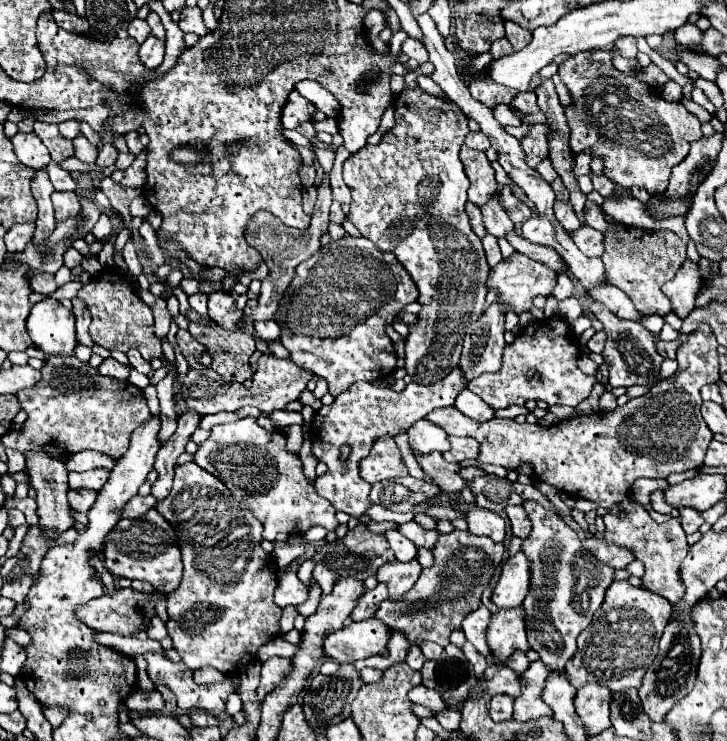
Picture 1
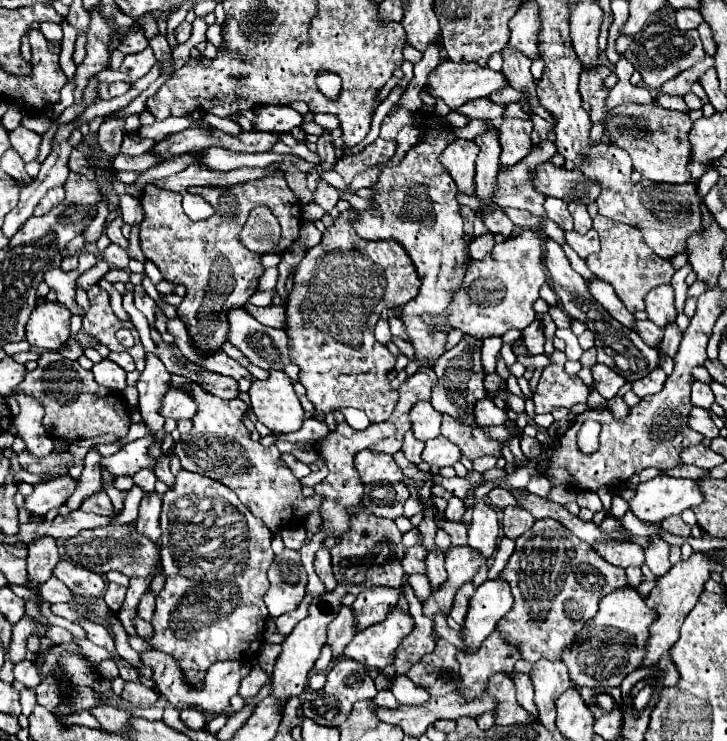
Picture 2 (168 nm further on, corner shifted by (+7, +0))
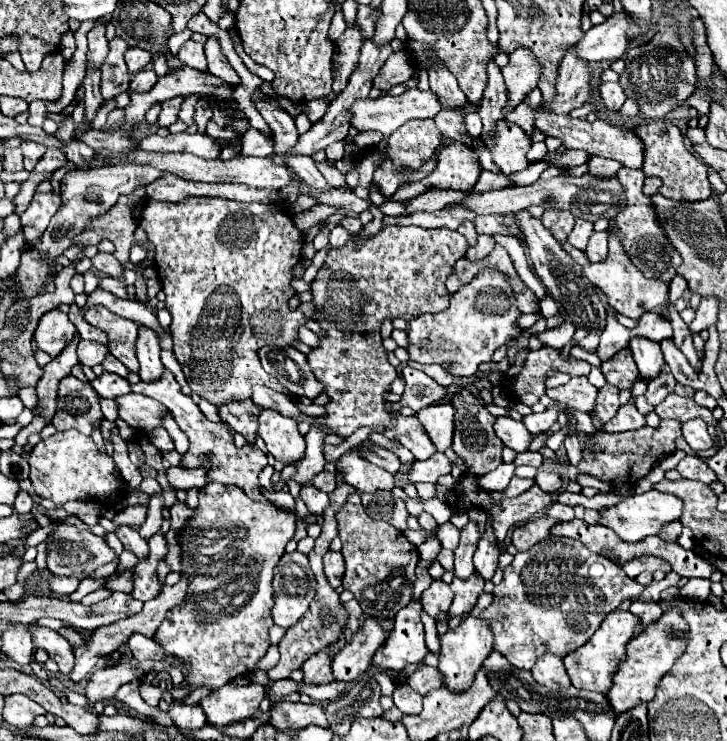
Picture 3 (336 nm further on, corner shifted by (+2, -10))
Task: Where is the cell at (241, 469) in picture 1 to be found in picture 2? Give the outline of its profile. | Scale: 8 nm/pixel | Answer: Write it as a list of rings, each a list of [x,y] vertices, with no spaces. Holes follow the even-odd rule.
[[[178,374],[170,376],[168,386],[186,388],[186,392],[198,406],[192,418],[192,430],[188,434],[182,434],[176,446],[172,446],[172,452],[180,458],[184,470],[216,478],[218,482],[234,490],[238,498],[252,510],[252,514],[262,518],[272,532],[302,522],[310,512],[318,510],[320,498],[306,498],[302,494],[302,484],[292,474],[292,470],[276,464],[280,458],[278,448],[264,448],[260,442],[250,440],[250,430],[242,424],[242,400],[220,400],[216,396],[210,396],[198,384]]]

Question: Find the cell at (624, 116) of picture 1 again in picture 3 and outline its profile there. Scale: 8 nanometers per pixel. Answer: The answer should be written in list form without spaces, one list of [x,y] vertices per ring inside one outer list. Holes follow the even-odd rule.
[[[659,120],[653,124],[645,124],[645,126],[639,126],[635,134],[643,140],[643,146],[645,146],[645,152],[643,152],[645,160],[643,160],[641,170],[649,178],[659,176],[663,182],[663,186],[659,188],[659,194],[673,200],[687,200],[687,202],[705,200],[711,196],[711,184],[707,180],[707,166],[703,164],[703,160],[697,160],[697,156],[687,150],[685,136],[673,122]]]

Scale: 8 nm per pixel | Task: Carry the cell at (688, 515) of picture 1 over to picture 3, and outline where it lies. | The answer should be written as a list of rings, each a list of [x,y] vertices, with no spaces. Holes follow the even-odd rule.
[[[677,520],[677,522],[673,522],[673,524],[667,524],[661,532],[659,532],[659,538],[661,540],[667,540],[667,542],[675,542],[677,538],[679,538],[679,534],[681,534],[681,528],[683,528],[683,524]]]

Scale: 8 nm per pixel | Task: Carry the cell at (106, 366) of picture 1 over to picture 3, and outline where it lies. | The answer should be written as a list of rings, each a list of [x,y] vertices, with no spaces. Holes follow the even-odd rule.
[[[103,372],[101,376],[97,376],[91,382],[91,386],[97,390],[97,394],[101,398],[109,398],[109,400],[115,400],[115,396],[123,396],[123,394],[131,392],[127,378],[121,378],[121,376],[111,374],[111,372]]]

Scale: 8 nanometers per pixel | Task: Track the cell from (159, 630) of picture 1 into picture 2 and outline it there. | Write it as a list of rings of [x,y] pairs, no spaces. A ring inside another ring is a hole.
[[[148,588],[148,590],[142,594],[140,602],[138,602],[138,612],[140,612],[140,616],[142,616],[144,620],[150,620],[150,618],[152,618],[152,610],[154,610],[154,594],[152,594],[152,590]]]

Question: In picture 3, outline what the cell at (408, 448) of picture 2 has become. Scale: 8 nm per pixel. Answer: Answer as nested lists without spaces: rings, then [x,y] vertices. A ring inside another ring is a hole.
[[[399,416],[397,426],[393,430],[387,430],[385,436],[387,438],[399,436],[401,444],[413,452],[415,460],[425,460],[425,458],[429,458],[429,456],[433,456],[437,452],[433,448],[433,442],[429,440],[425,430],[421,428],[421,422],[415,416],[411,416],[411,418]]]

